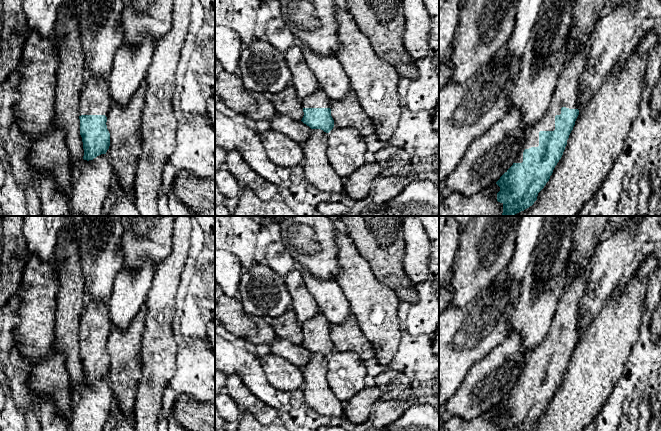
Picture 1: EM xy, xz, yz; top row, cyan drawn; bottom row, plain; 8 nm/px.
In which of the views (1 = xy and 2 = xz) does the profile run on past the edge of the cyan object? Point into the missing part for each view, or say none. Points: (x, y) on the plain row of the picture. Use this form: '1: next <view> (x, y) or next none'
1: next xy (95, 323)
2: next xz (319, 323)

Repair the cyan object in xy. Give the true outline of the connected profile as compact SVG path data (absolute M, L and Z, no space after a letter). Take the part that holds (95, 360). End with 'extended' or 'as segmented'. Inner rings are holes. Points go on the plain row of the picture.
M86 303L80 317L80 359L82 361L84 384L93 384L106 378L110 370L107 340L113 329L108 305Z; extended

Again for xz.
M320 312L302 324L304 340L302 346L311 353L321 353L329 357L334 351L331 340L331 324Z; extended

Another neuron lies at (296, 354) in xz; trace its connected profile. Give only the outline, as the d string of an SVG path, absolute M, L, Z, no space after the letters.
M277 338L270 344L271 353L302 368L308 363L312 353L302 345L297 345L283 338Z

